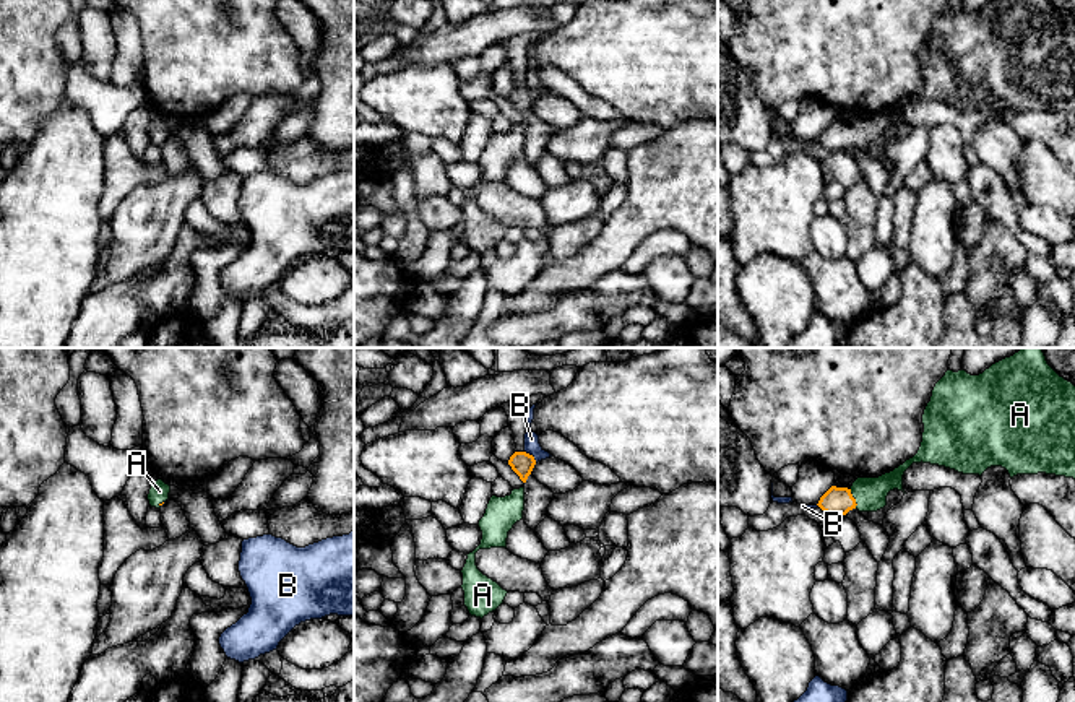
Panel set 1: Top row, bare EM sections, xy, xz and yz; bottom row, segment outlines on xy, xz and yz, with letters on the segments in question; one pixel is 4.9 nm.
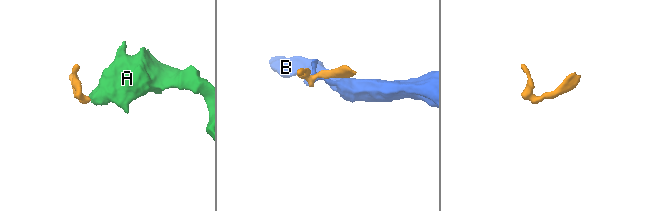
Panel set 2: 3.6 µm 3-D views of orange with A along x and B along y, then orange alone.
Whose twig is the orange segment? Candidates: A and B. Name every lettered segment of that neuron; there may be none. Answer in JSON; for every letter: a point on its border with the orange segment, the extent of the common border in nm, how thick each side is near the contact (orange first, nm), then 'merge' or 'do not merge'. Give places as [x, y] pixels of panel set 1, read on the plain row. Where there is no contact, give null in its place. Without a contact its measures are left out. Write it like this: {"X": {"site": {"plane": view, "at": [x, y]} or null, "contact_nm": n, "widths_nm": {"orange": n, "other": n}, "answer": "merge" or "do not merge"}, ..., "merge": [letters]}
{"A": {"site": {"plane": "yz", "at": [854, 135]}, "contact_nm": 100, "widths_nm": {"orange": 140, "other": 160}, "answer": "merge"}, "B": {"site": {"plane": "xz", "at": [531, 91]}, "contact_nm": 90, "widths_nm": {"orange": 110, "other": 80}, "answer": "do not merge"}, "merge": ["A"]}

